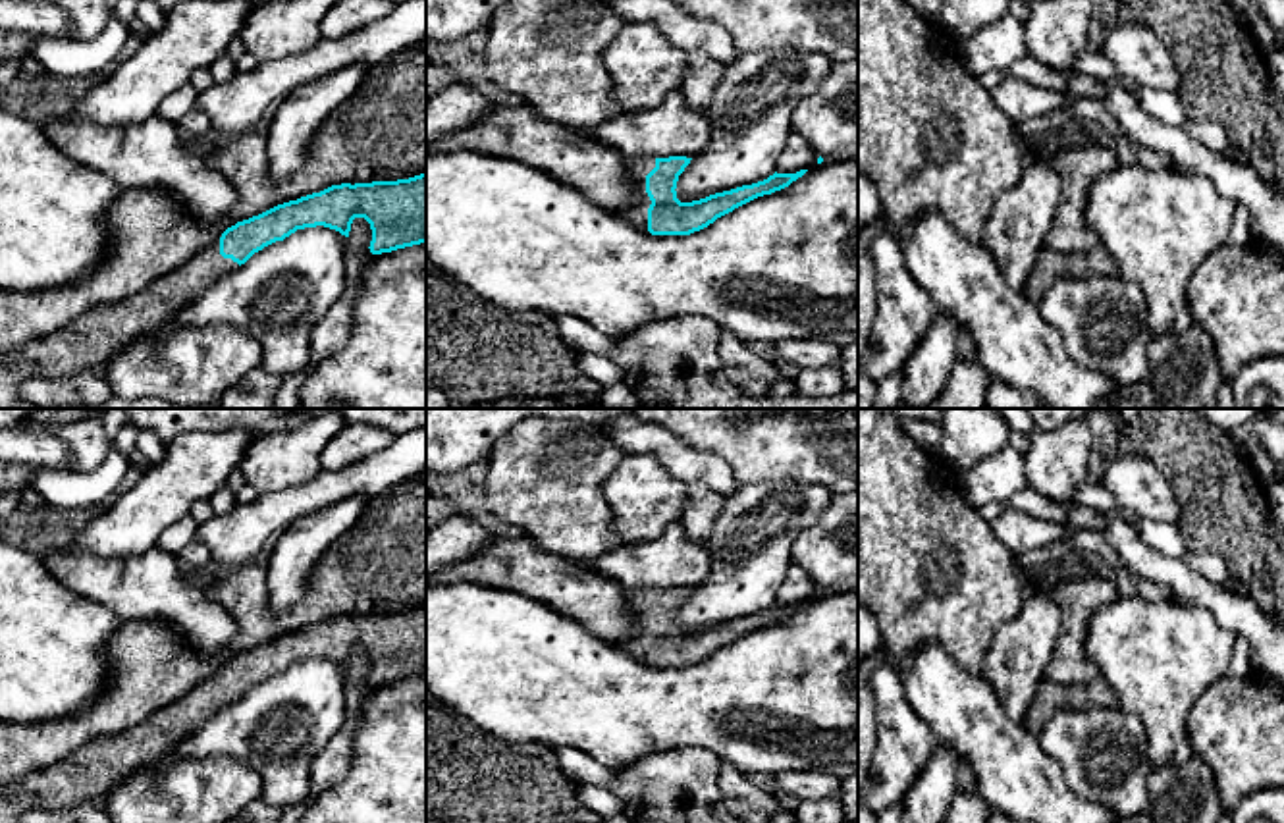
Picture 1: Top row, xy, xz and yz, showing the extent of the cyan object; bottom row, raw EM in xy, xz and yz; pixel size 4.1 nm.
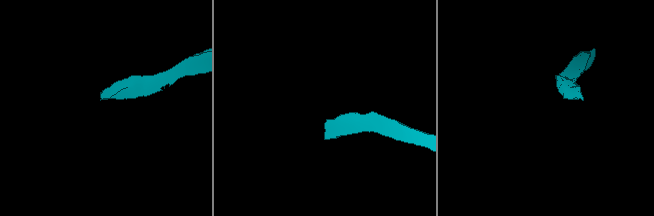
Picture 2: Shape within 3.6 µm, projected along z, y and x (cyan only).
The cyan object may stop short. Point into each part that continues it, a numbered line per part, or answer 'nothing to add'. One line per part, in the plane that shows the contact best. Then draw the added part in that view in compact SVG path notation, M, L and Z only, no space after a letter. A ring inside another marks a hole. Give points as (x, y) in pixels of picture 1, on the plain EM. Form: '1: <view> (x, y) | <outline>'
1: xz (639, 598) | M654 588L627 590L627 603L634 611L634 624L630 628L629 638L613 642L617 648L632 653L642 663L648 663L648 640L652 636L652 632L646 624L646 607L654 599L655 599L655 590Z

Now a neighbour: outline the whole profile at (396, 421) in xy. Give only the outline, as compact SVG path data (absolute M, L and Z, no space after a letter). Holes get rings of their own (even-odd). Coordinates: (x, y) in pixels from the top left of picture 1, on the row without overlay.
M339 409L349 424L372 424L393 436L426 426L426 409Z

